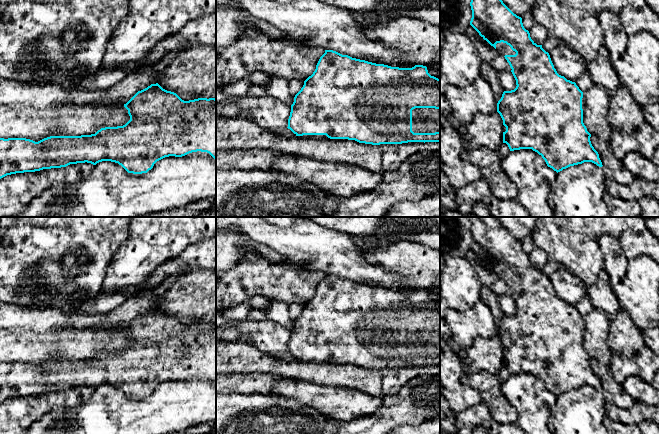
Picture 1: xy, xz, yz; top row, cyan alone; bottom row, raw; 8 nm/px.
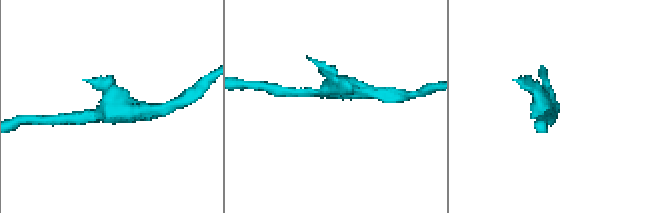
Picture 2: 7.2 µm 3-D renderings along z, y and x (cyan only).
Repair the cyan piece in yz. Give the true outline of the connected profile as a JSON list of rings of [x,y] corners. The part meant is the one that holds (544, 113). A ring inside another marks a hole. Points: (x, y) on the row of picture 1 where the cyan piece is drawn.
[[[471,0],[470,6],[472,10],[470,25],[499,52],[499,55],[505,57],[516,80],[516,88],[504,91],[497,103],[497,112],[506,127],[506,131],[503,132],[503,143],[508,145],[510,151],[532,149],[557,173],[584,162],[592,162],[602,167],[599,154],[591,144],[591,134],[583,123],[585,101],[583,92],[576,83],[557,73],[549,53],[542,45],[537,45],[531,39],[529,31],[523,26],[522,18],[514,14],[502,0]]]

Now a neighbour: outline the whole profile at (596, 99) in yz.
[[[596,85],[583,93],[585,106],[583,109],[583,123],[587,131],[602,141],[609,142],[612,127],[607,120],[607,106],[609,96],[607,92]]]

